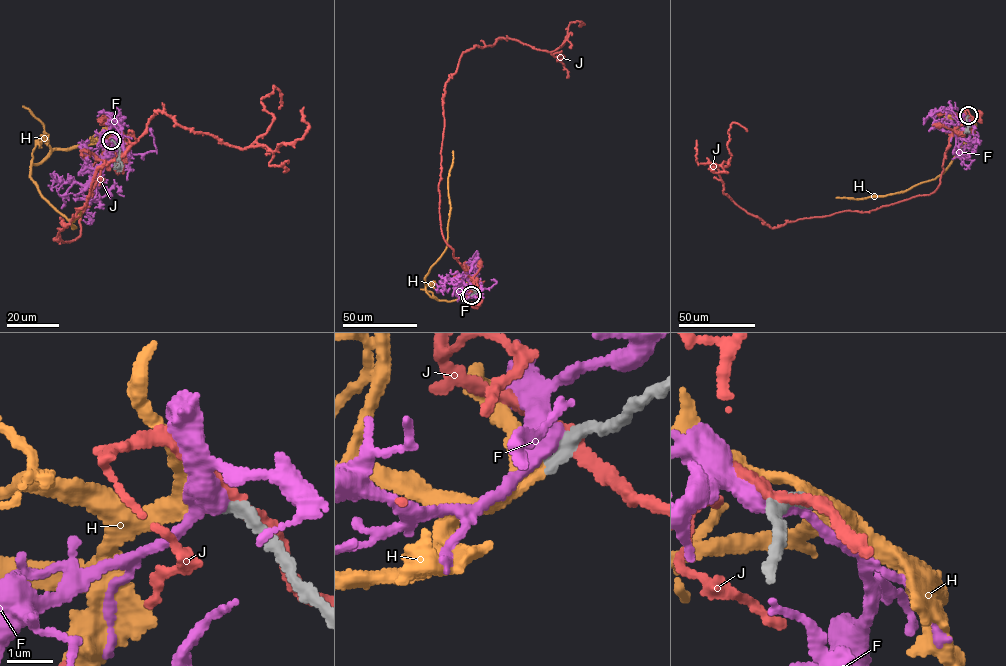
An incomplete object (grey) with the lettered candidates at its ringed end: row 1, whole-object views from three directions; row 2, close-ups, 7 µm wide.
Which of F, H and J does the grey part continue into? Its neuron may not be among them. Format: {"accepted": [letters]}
{"accepted": ["H"]}

